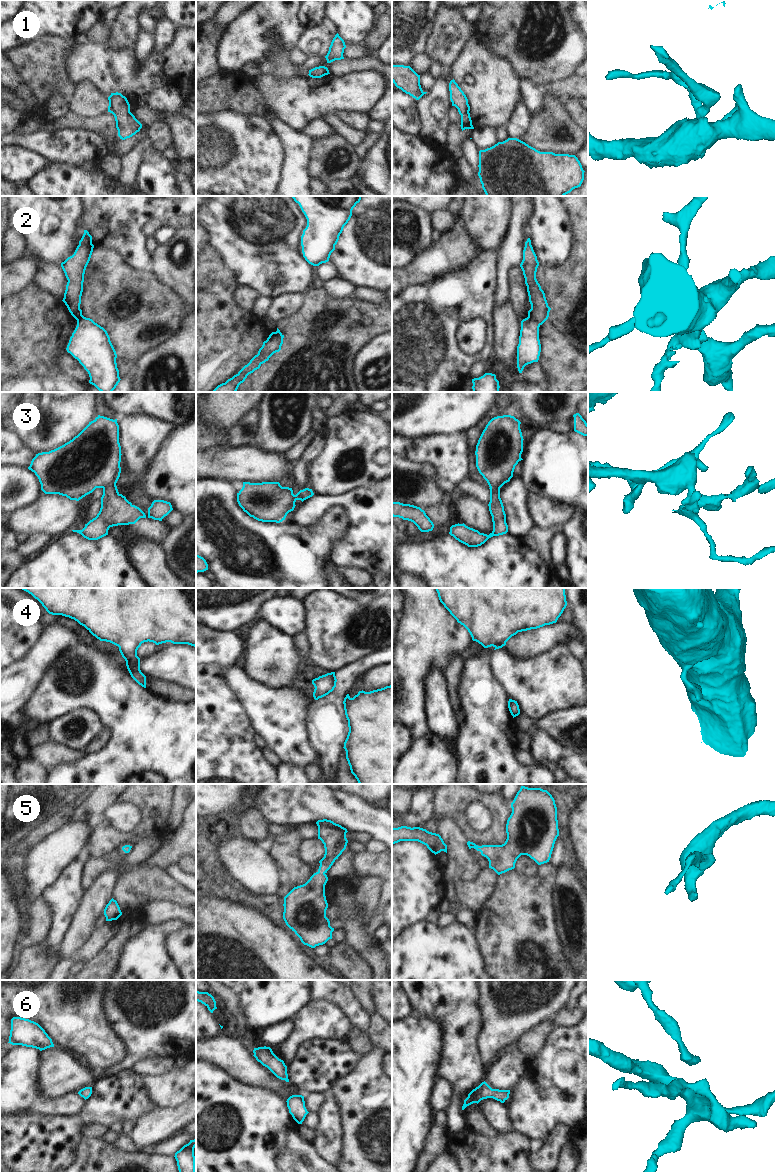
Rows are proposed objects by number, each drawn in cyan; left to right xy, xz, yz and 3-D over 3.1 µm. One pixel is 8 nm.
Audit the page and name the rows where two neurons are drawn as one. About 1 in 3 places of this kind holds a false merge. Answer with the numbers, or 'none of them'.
2

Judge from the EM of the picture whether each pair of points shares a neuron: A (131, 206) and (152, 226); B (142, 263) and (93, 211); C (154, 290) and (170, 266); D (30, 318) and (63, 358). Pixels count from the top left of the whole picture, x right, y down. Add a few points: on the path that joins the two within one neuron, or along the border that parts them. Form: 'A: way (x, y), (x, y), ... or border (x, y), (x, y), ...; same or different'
A: border (171, 215), (153, 217), (143, 227), (144, 235); different
B: way (132, 249), (106, 223), (102, 223); same
C: border (153, 270), (161, 281), (180, 294); different
D: border (65, 349), (56, 357), (62, 372); different

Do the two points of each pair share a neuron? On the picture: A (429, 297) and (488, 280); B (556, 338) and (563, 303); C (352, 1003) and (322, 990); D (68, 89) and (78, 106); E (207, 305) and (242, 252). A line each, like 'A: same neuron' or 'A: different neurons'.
A: same neuron
B: different neurons
C: same neuron
D: different neurons
E: different neurons

